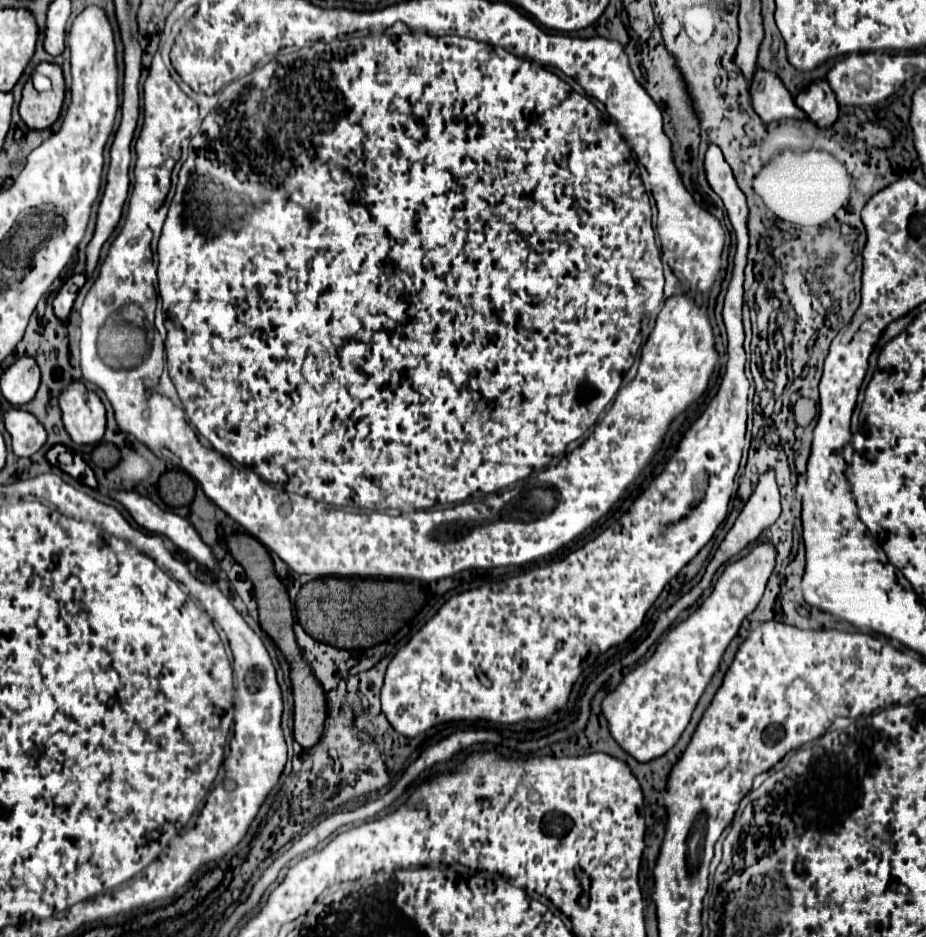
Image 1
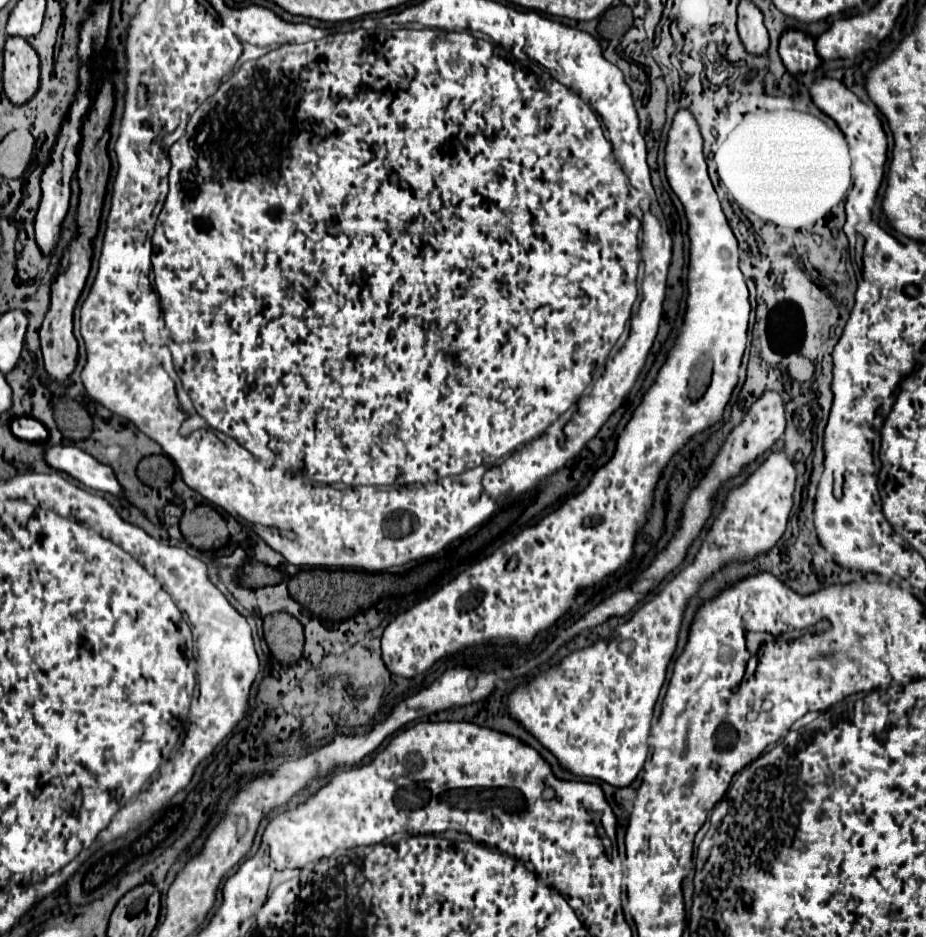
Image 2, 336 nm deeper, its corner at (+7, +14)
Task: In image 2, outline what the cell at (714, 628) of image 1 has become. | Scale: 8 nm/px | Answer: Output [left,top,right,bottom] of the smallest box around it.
[507,452,795,786]

